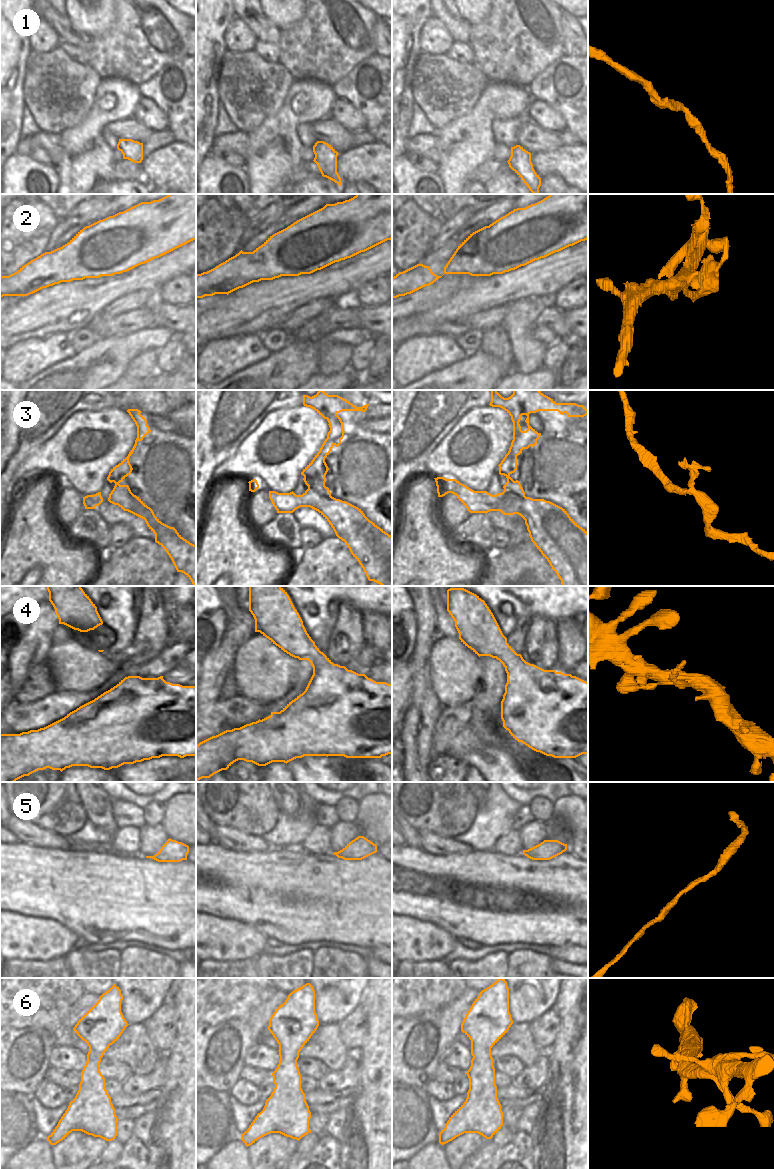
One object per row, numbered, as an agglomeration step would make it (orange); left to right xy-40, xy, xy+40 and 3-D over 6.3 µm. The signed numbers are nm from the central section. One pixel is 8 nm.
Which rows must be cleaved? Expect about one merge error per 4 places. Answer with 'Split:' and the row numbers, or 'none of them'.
Split: 4

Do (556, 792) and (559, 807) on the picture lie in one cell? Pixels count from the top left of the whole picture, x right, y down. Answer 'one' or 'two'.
two

